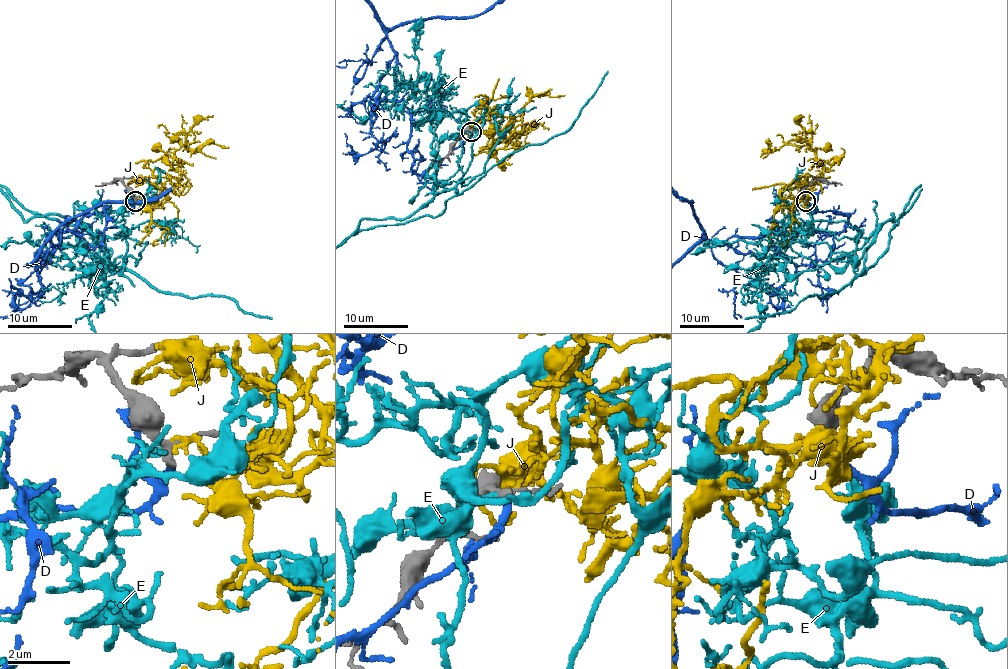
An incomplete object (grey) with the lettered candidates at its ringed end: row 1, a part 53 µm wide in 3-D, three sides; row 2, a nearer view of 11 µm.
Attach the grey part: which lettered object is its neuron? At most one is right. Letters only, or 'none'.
D

